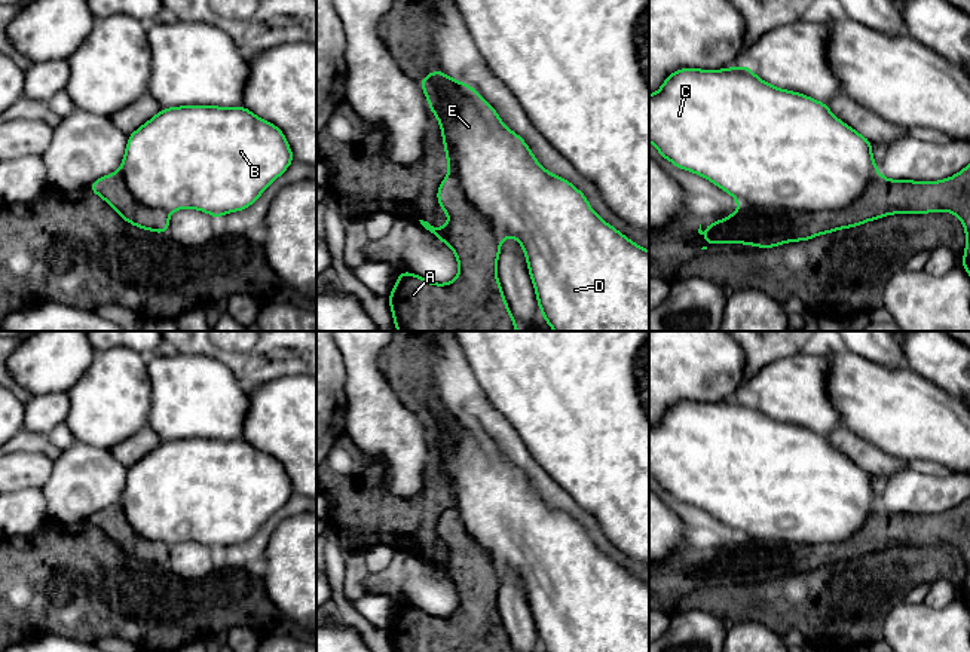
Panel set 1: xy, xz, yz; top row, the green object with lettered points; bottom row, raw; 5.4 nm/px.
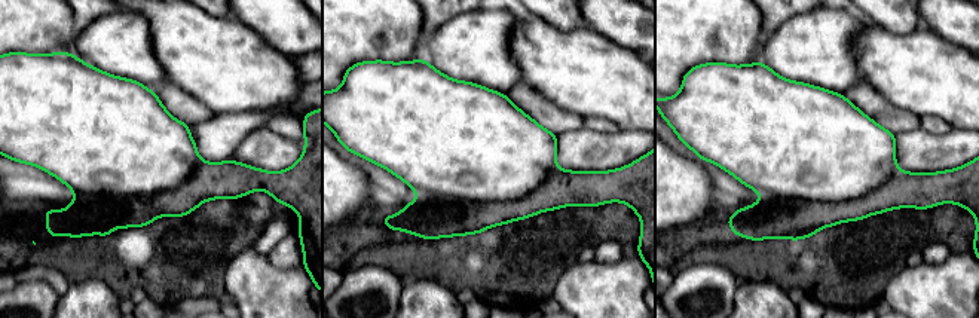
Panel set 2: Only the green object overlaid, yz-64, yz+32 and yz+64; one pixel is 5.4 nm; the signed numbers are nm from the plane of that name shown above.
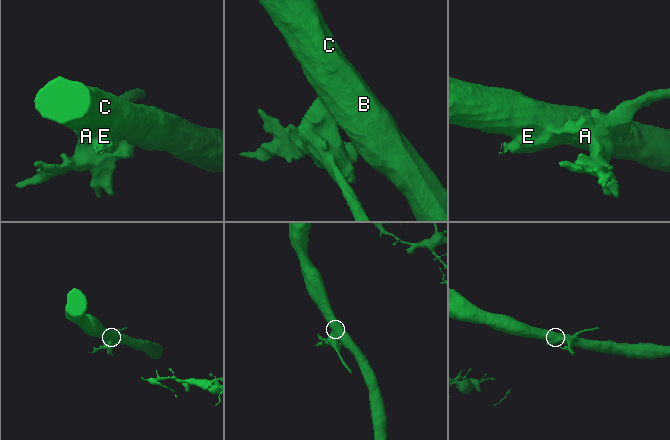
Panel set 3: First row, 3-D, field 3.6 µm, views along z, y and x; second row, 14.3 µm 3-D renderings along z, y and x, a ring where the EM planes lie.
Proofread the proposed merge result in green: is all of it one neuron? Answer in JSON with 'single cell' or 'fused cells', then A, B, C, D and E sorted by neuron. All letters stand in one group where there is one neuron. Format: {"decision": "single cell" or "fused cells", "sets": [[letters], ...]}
{"decision": "fused cells", "sets": [["A"], ["B", "C", "D", "E"]]}

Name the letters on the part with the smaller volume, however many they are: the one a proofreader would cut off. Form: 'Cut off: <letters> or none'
Cut off: A

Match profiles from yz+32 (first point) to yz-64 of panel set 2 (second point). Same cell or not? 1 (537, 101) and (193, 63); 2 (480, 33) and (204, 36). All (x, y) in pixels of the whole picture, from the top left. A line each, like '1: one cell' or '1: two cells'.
1: two cells
2: two cells

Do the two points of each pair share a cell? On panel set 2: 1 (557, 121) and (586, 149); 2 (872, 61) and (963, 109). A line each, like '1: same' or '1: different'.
1: different
2: same

